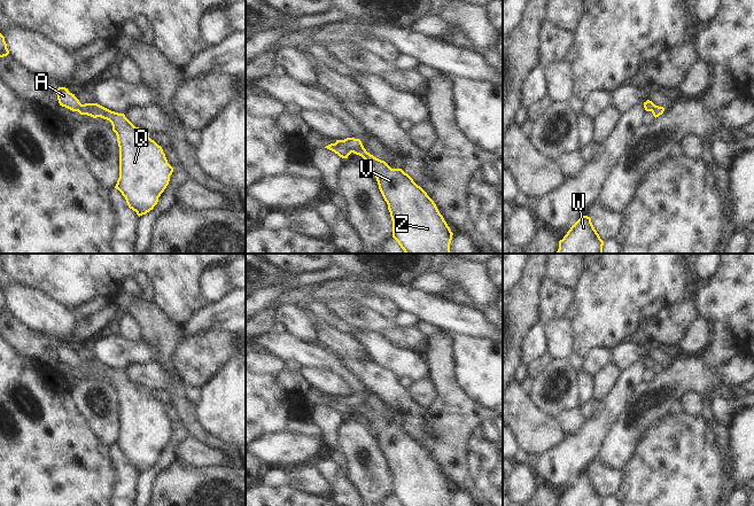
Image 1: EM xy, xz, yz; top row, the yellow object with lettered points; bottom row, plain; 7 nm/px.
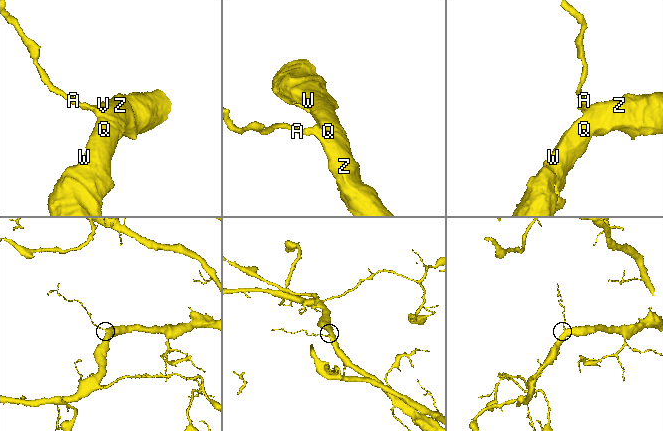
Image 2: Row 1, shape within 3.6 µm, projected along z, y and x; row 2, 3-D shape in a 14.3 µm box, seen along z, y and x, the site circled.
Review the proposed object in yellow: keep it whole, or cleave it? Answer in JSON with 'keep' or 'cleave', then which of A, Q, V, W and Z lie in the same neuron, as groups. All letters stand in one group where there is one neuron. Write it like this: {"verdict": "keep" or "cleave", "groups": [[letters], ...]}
{"verdict": "keep", "groups": [["A", "Q", "V", "W", "Z"]]}

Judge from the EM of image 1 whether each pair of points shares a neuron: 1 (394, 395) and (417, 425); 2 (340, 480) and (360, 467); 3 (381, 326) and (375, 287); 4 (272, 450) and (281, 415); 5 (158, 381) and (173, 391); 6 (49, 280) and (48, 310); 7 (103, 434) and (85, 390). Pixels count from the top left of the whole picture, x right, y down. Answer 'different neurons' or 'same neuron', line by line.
1: same neuron
2: different neurons
3: different neurons
4: different neurons
5: different neurons
6: different neurons
7: same neuron

